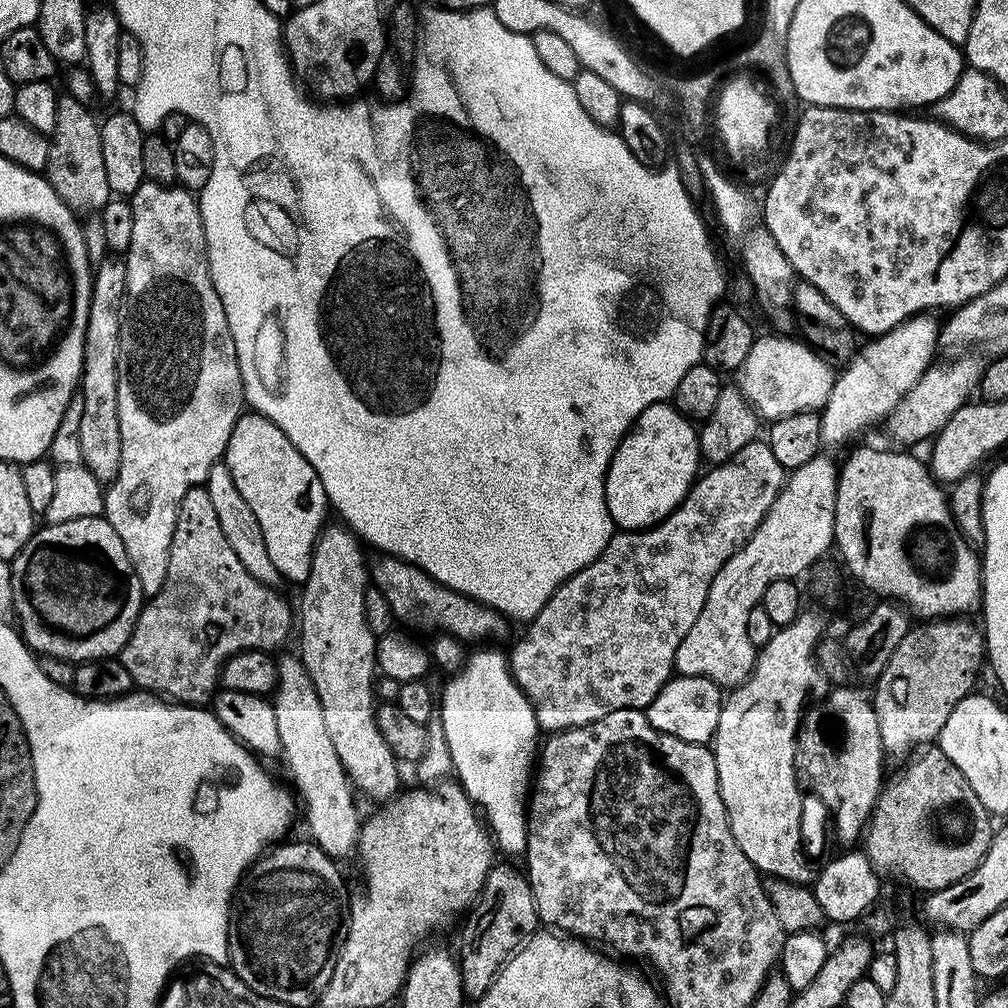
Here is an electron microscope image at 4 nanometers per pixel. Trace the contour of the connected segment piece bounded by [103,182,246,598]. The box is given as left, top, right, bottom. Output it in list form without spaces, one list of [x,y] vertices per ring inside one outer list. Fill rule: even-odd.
[[[145,182],[130,197],[134,214],[134,234],[130,234],[130,246],[123,257],[126,266],[126,311],[120,326],[118,342],[118,426],[122,434],[122,462],[118,466],[118,474],[111,484],[107,485],[104,494],[104,519],[114,526],[118,538],[122,538],[122,546],[126,546],[126,554],[130,554],[130,562],[134,566],[134,574],[138,574],[138,582],[142,586],[145,597],[151,598],[162,590],[162,582],[166,582],[166,569],[170,567],[170,542],[174,538],[174,522],[178,518],[178,506],[182,498],[192,488],[208,483],[210,466],[221,463],[224,451],[228,449],[230,434],[245,411],[244,383],[240,373],[238,354],[234,346],[234,338],[230,334],[230,326],[226,322],[226,310],[222,306],[222,298],[218,298],[218,290],[214,290],[214,282],[208,265],[208,247],[206,234],[202,226],[202,214],[197,197],[187,188],[153,184]]]

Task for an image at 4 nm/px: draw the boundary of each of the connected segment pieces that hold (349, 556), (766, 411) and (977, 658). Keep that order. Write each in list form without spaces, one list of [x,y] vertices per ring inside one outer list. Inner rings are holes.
[[[329,523],[316,540],[310,562],[310,574],[302,585],[304,593],[300,596],[300,608],[298,604],[298,636],[300,632],[298,656],[304,661],[304,669],[314,682],[314,690],[318,690],[318,698],[322,702],[322,715],[326,717],[326,730],[330,730],[334,750],[338,750],[338,758],[347,770],[349,780],[359,791],[361,788],[370,799],[388,802],[401,791],[401,765],[390,750],[390,746],[386,746],[376,725],[378,700],[377,697],[372,697],[372,679],[377,679],[378,676],[376,666],[378,637],[372,633],[366,622],[364,602],[364,592],[370,586],[370,568],[366,560],[364,564],[365,549],[356,533],[343,523],[335,523]]]
[[[771,334],[772,336],[757,335],[750,346],[750,354],[746,354],[746,362],[738,370],[738,387],[744,396],[751,402],[757,416],[771,422],[781,420],[790,414],[799,412],[814,412],[824,407],[830,398],[831,388],[838,375],[833,361],[829,357],[819,353],[811,344],[803,339],[791,340],[788,334]]]
[[[941,618],[938,620],[929,620],[927,622],[917,623],[912,626],[906,636],[902,638],[898,643],[897,649],[894,650],[889,656],[889,661],[886,662],[885,669],[882,670],[879,677],[874,681],[874,687],[876,687],[876,693],[871,693],[870,699],[872,701],[872,709],[874,714],[878,718],[878,734],[882,738],[882,746],[885,753],[889,757],[892,756],[904,756],[908,758],[913,755],[917,750],[931,745],[933,742],[939,741],[940,731],[942,726],[946,726],[946,718],[950,718],[950,714],[954,714],[954,710],[958,706],[958,702],[962,698],[973,695],[974,689],[972,688],[976,684],[976,679],[980,676],[980,667],[985,667],[986,664],[986,645],[984,643],[984,634],[979,627],[976,628],[971,624],[971,619],[968,618]]]

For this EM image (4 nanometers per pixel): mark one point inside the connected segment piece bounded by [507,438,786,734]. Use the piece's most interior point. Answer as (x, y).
(607, 639)

